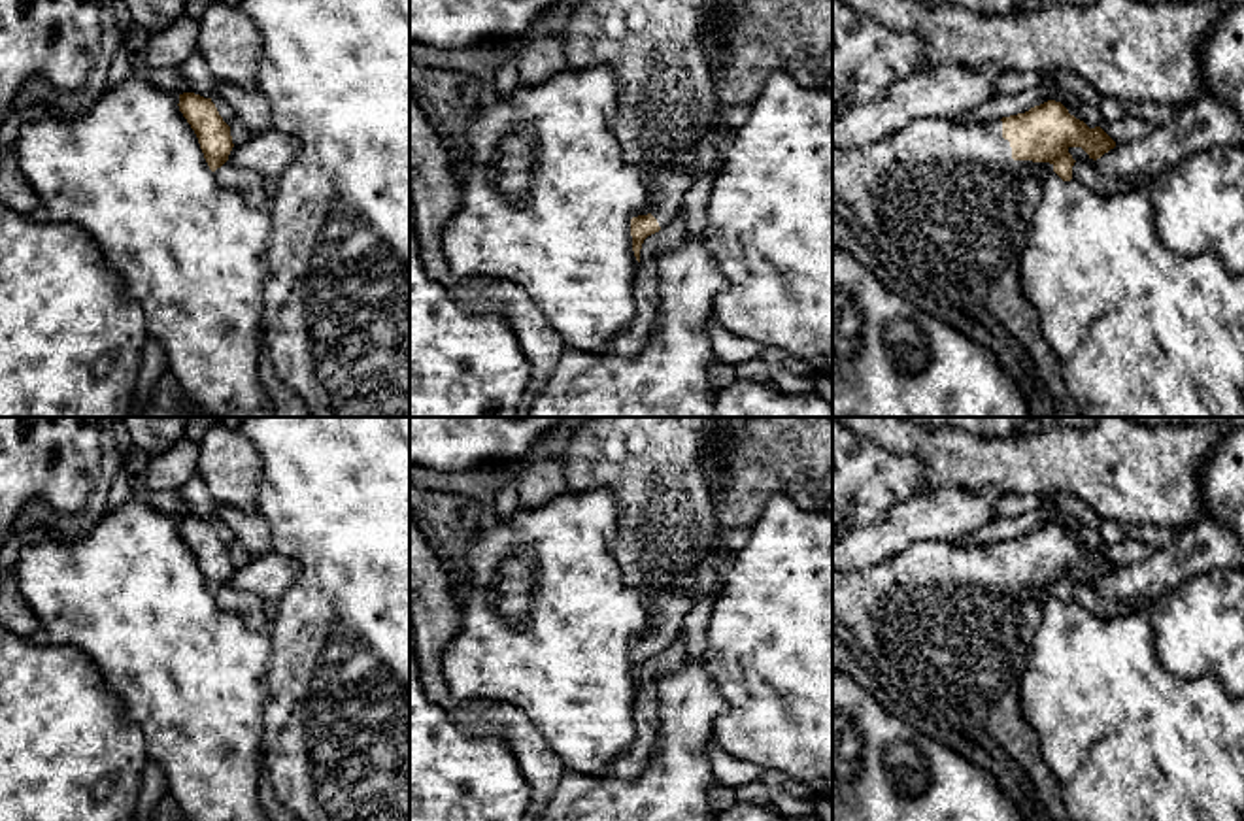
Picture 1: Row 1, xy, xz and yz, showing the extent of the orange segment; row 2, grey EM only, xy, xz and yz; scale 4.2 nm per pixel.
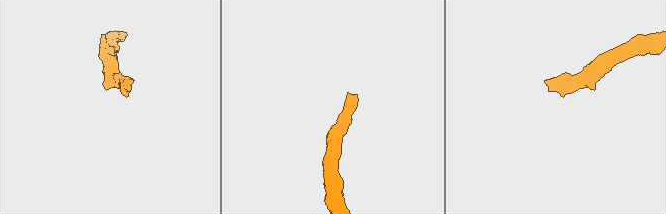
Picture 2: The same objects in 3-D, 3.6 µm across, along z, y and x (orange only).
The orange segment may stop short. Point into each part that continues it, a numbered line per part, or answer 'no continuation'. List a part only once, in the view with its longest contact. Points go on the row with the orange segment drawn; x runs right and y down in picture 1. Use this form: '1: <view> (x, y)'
1: yz (954, 210)

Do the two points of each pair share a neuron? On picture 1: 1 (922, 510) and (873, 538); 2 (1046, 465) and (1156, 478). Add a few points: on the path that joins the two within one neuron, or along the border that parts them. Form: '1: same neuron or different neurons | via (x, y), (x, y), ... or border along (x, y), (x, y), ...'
1: same neuron | via (910, 521), (884, 538)
2: same neuron | via (1073, 465), (1099, 465), (1112, 478), (1129, 478)

